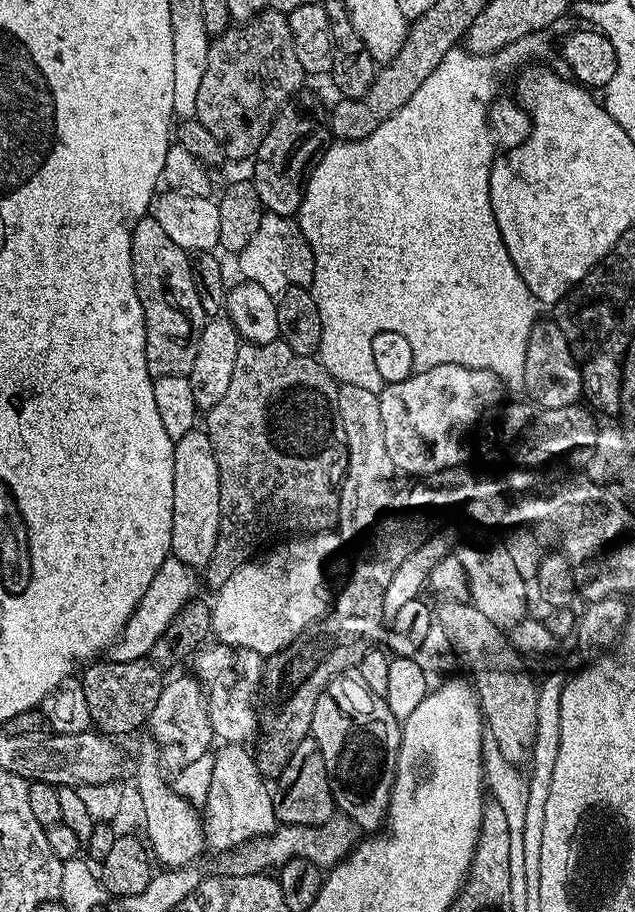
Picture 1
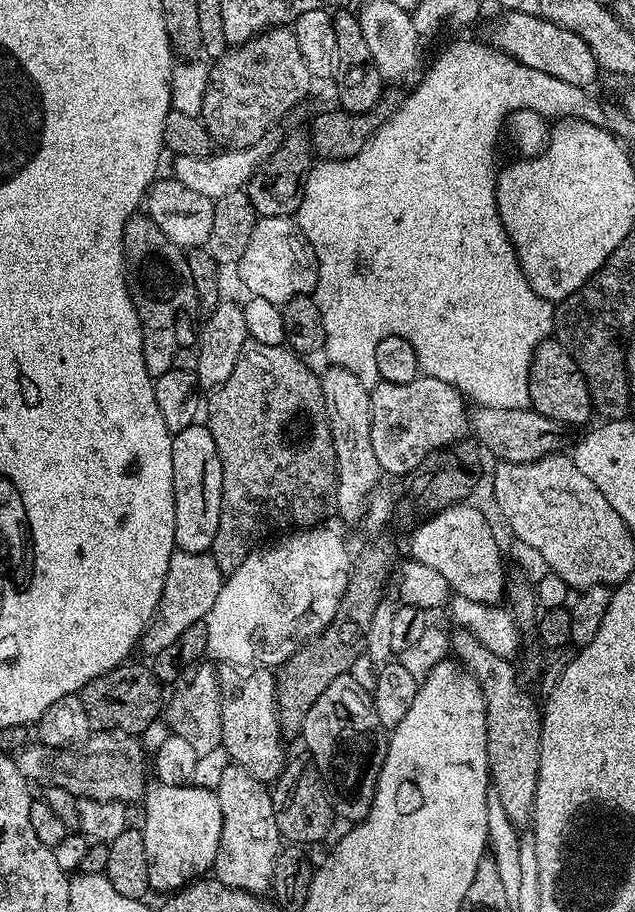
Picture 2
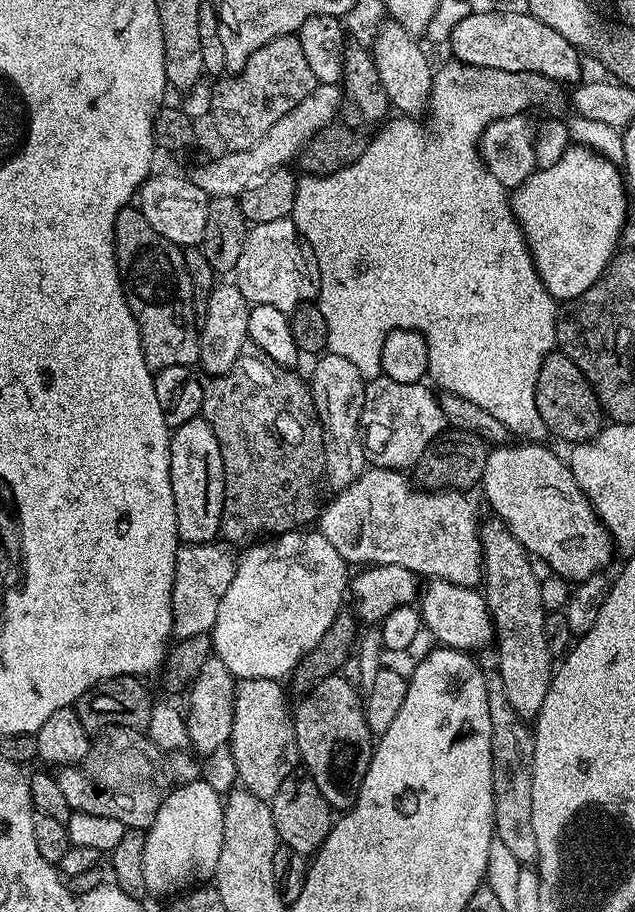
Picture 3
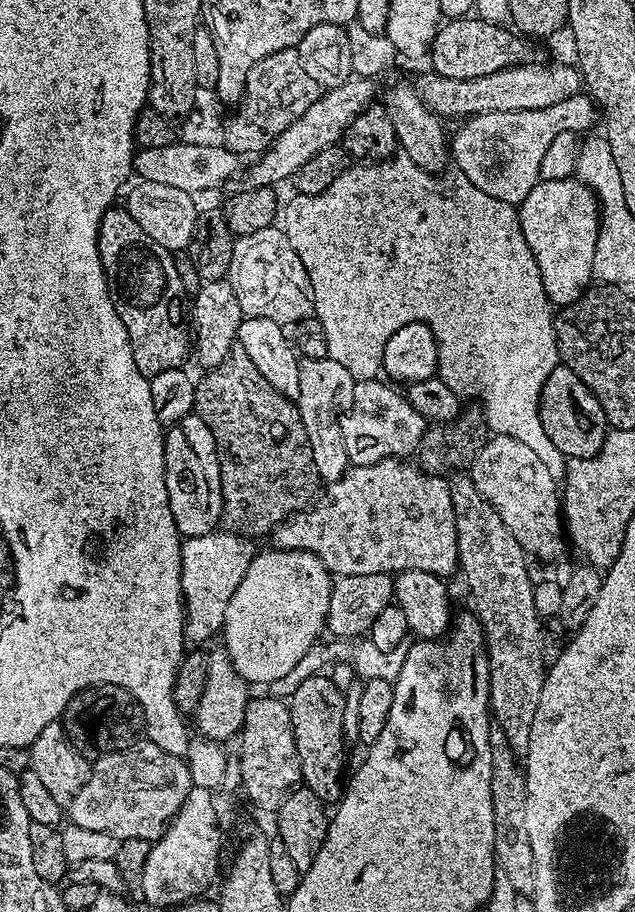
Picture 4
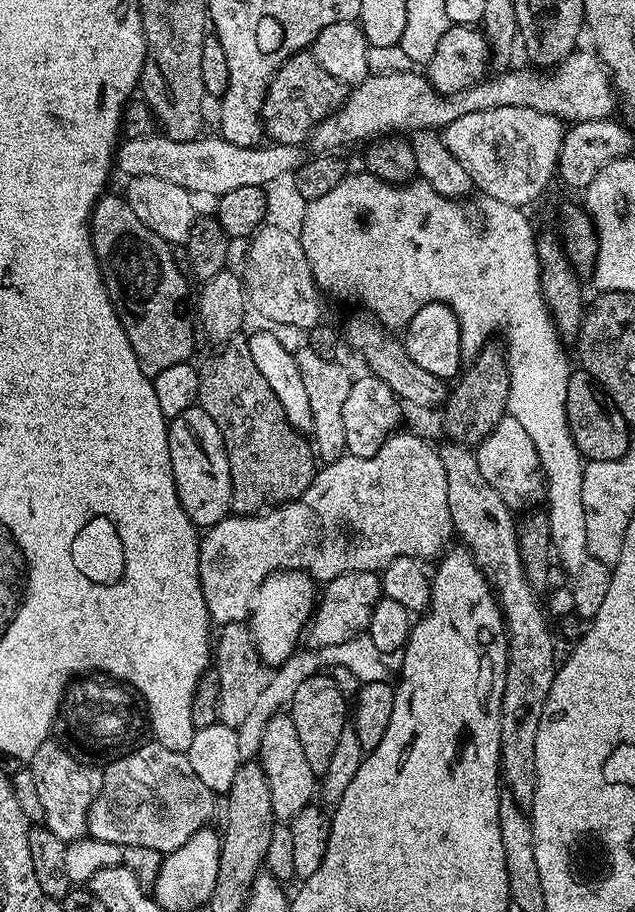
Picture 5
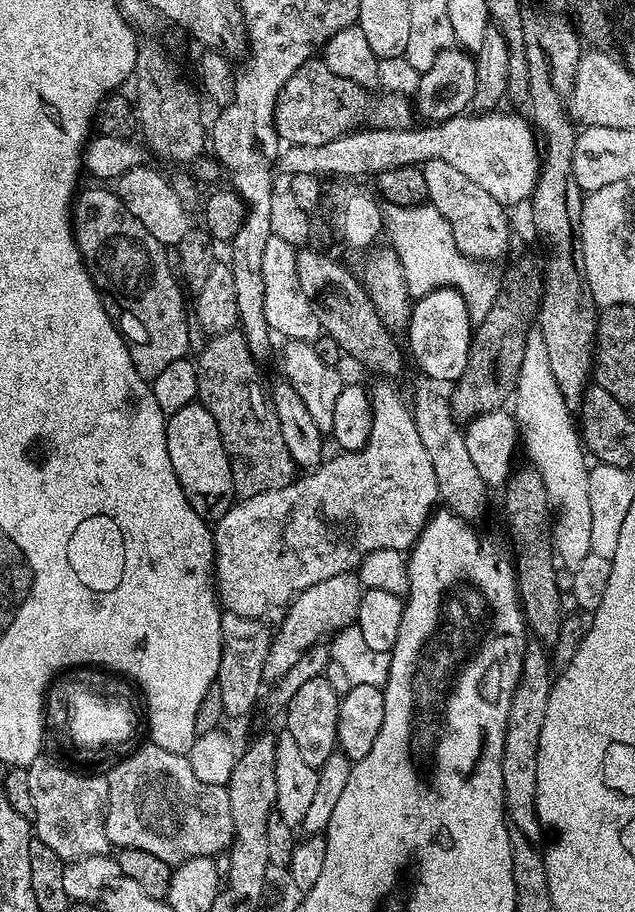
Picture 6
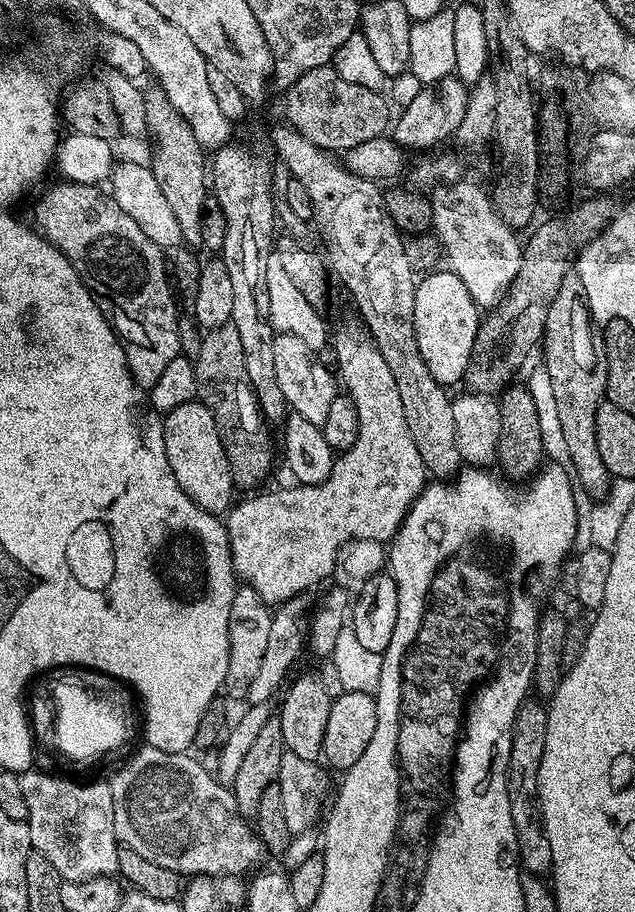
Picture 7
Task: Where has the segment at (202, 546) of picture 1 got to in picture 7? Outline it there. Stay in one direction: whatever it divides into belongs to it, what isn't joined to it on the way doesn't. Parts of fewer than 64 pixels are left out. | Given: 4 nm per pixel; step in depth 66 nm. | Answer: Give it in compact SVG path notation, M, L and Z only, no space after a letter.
M195 399L167 412L162 423L166 458L174 478L178 478L178 486L182 486L185 494L199 508L206 510L211 516L223 517L234 503L234 485L230 462L226 458L214 414L210 414L210 410L206 410L199 399Z

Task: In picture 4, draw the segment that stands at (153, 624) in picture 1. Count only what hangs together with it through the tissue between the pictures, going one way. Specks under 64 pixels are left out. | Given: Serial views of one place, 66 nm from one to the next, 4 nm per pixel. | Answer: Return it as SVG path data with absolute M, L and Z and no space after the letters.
M217 530L201 536L189 536L180 545L182 550L182 588L184 590L184 611L186 613L186 636L193 645L200 646L203 640L208 640L212 635L219 633L224 627L226 608L238 588L242 578L250 569L251 560L258 553L257 546L246 536L239 536L233 532Z

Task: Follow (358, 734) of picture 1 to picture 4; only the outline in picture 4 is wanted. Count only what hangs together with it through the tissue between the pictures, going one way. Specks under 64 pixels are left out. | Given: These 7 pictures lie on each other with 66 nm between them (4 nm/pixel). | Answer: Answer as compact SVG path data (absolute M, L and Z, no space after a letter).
M317 674L306 678L296 685L290 697L290 718L294 722L294 742L298 746L300 759L300 779L303 787L309 788L318 798L325 802L339 801L346 788L346 772L344 776L344 748L346 741L343 732L343 715L346 711L344 692L332 681L331 675Z

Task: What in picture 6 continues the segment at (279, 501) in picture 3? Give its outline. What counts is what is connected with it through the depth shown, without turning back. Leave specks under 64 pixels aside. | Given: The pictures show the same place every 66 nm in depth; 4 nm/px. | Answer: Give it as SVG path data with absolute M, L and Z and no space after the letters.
M233 330L231 332L218 332L211 337L212 340L204 349L200 352L200 357L195 357L194 363L196 366L196 373L198 374L198 390L196 391L196 400L206 410L210 410L210 414L214 418L214 422L218 422L218 434L222 434L222 446L226 450L228 455L228 461L230 462L230 470L232 471L232 491L239 499L245 500L250 498L254 494L262 494L266 490L278 490L282 486L291 484L293 480L297 479L298 467L295 461L290 456L290 451L286 448L286 442L282 438L282 430L278 426L278 418L276 417L276 411L273 410L270 403L269 393L266 388L260 385L260 376L256 373L256 364L258 364L257 357L252 355L250 346L246 346L246 338L243 332L239 330Z

